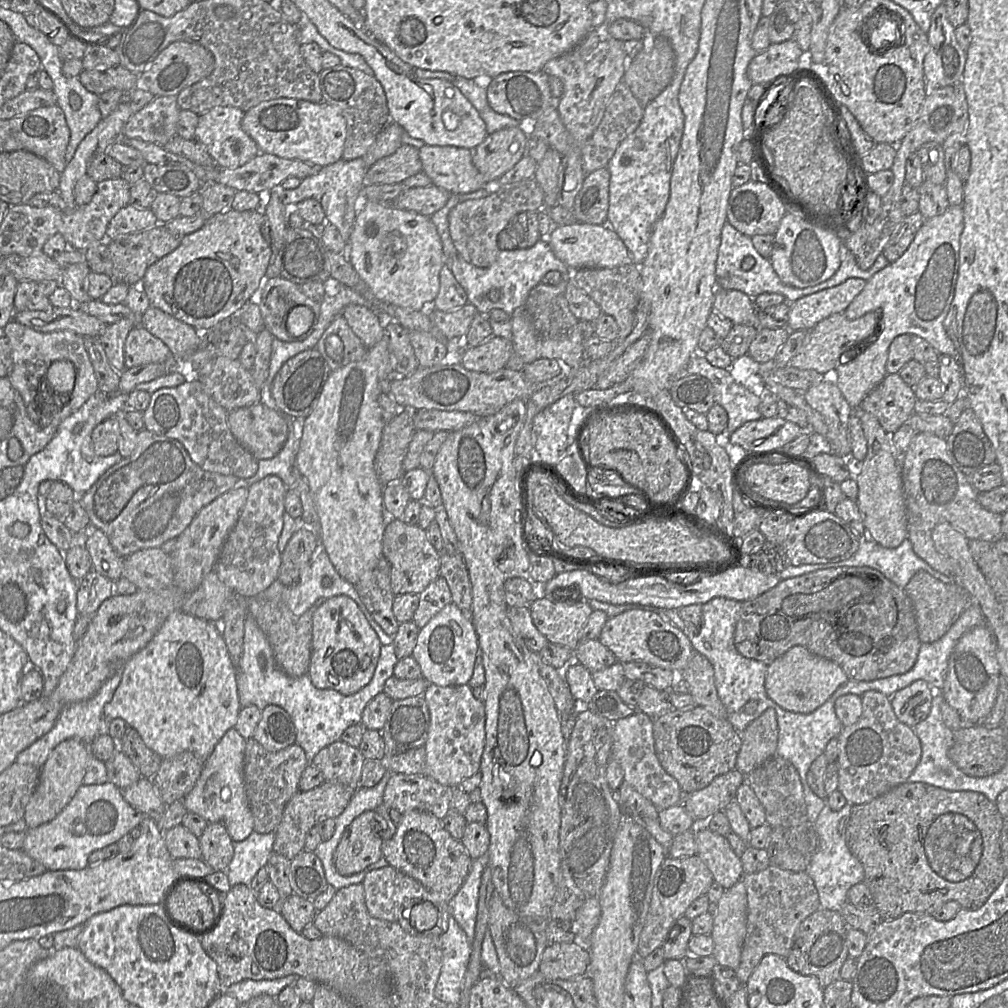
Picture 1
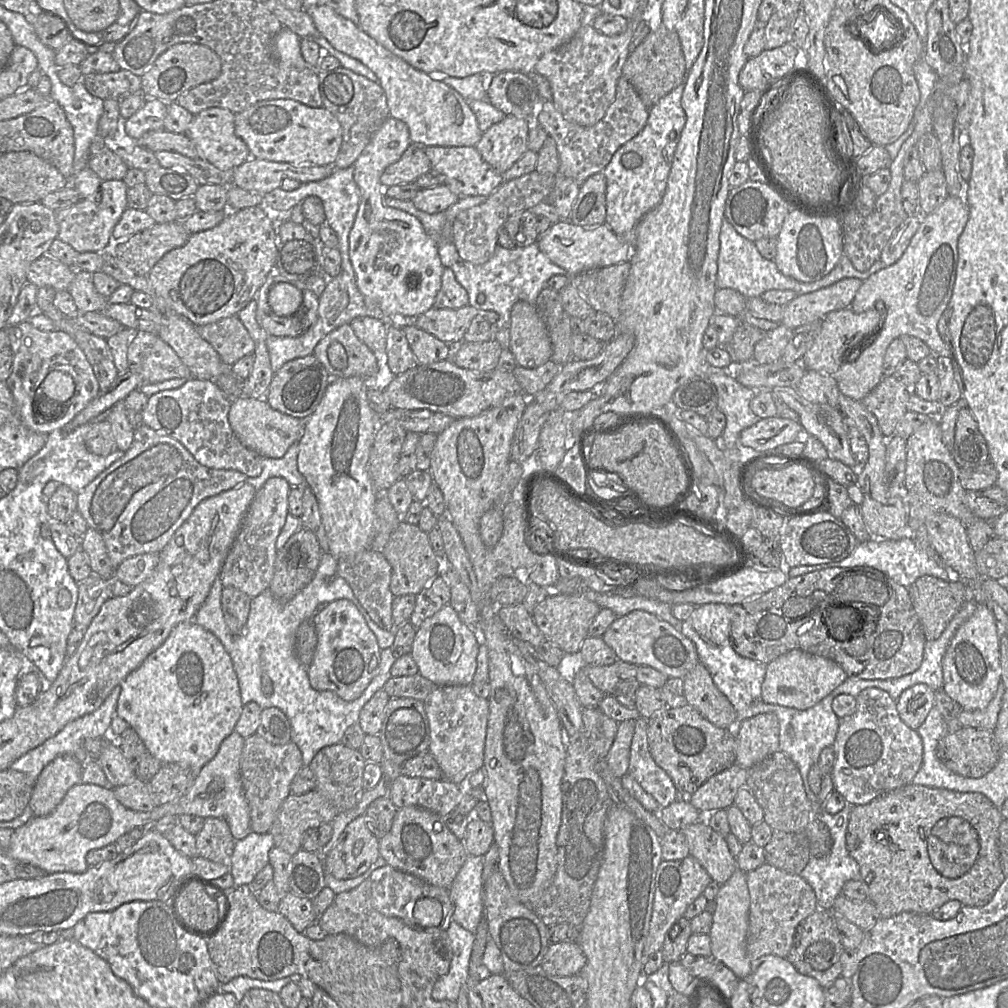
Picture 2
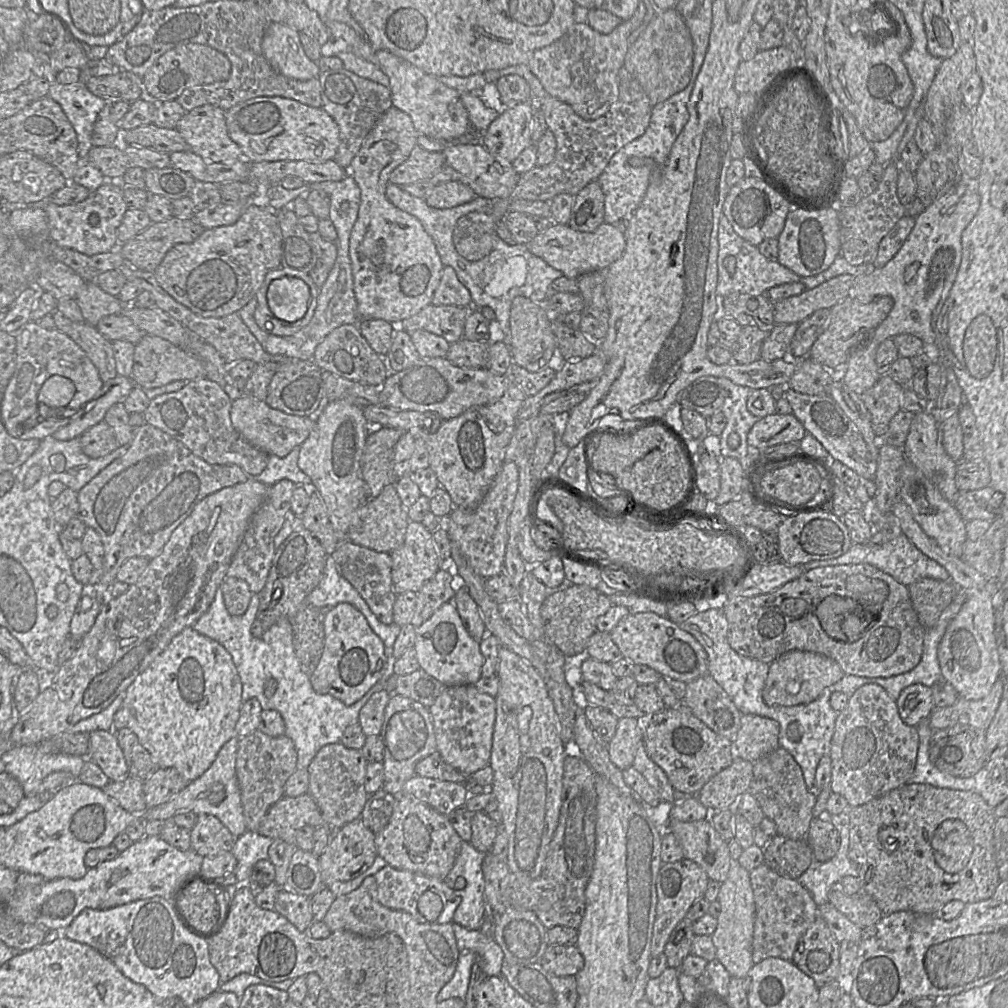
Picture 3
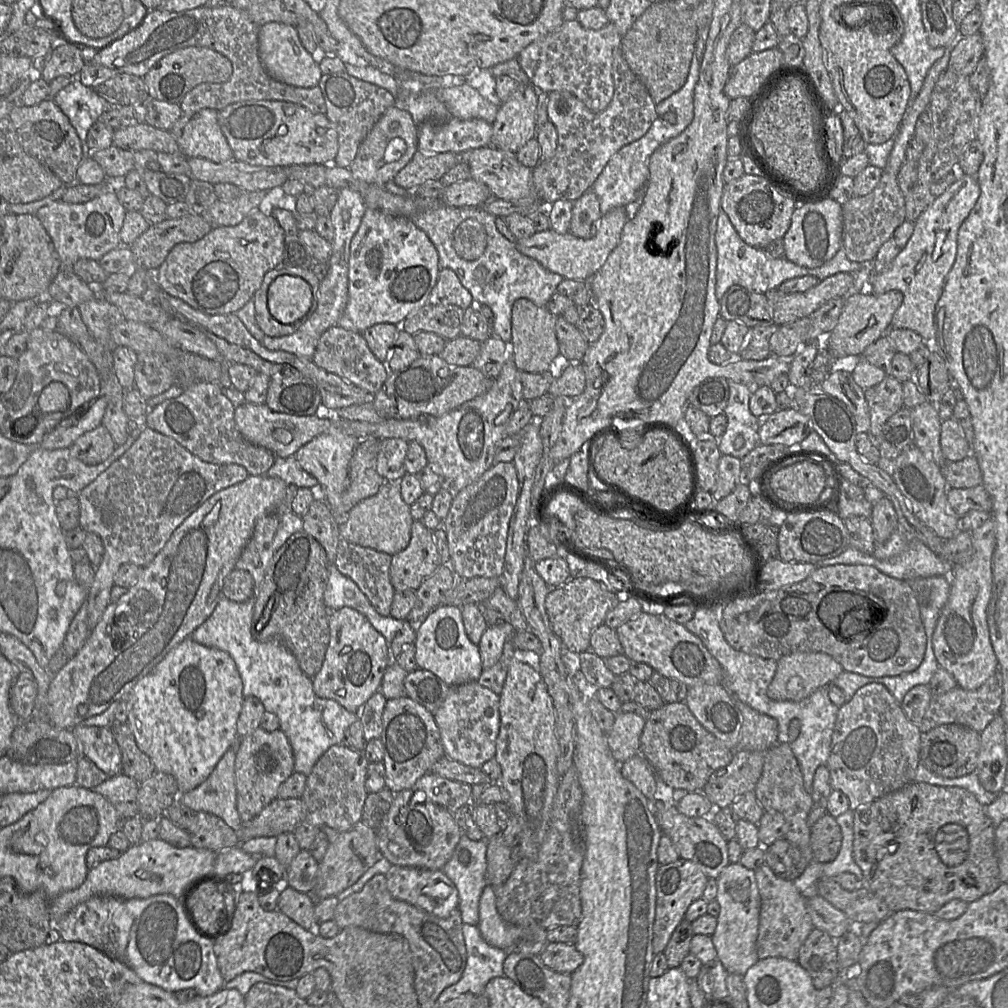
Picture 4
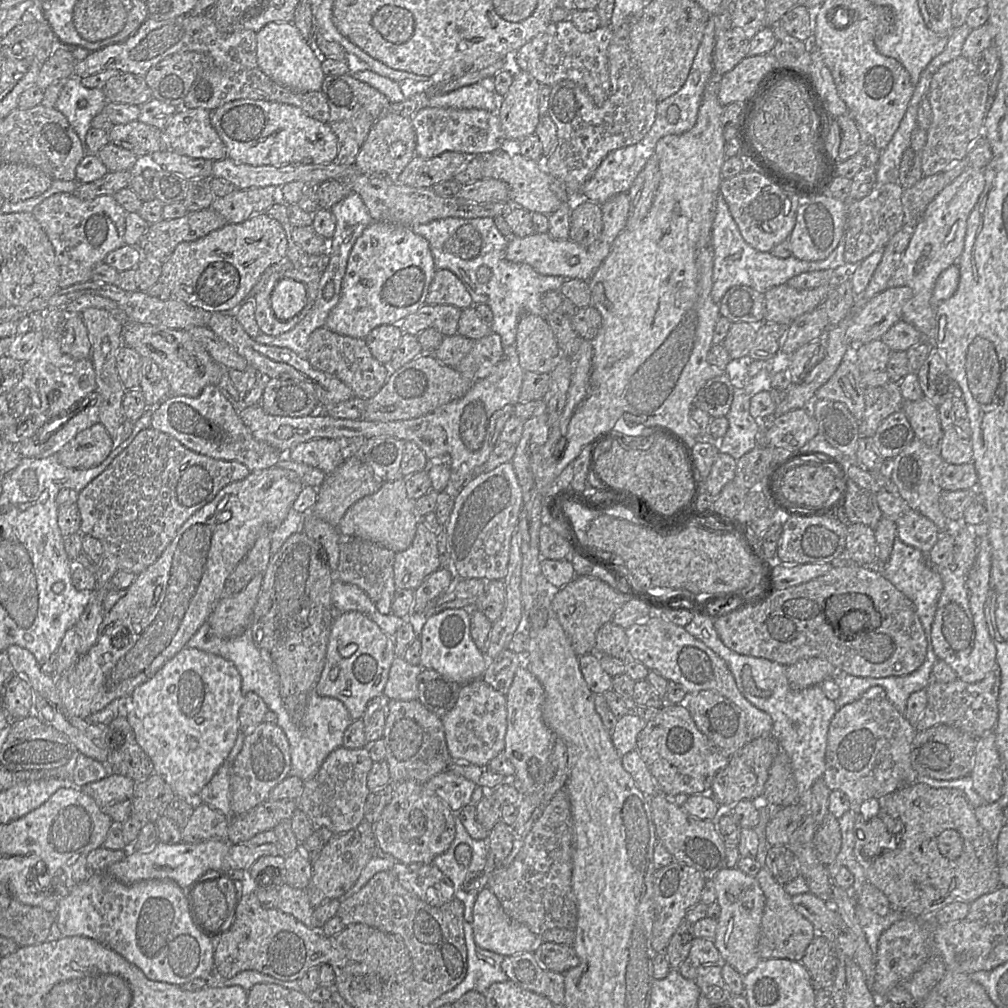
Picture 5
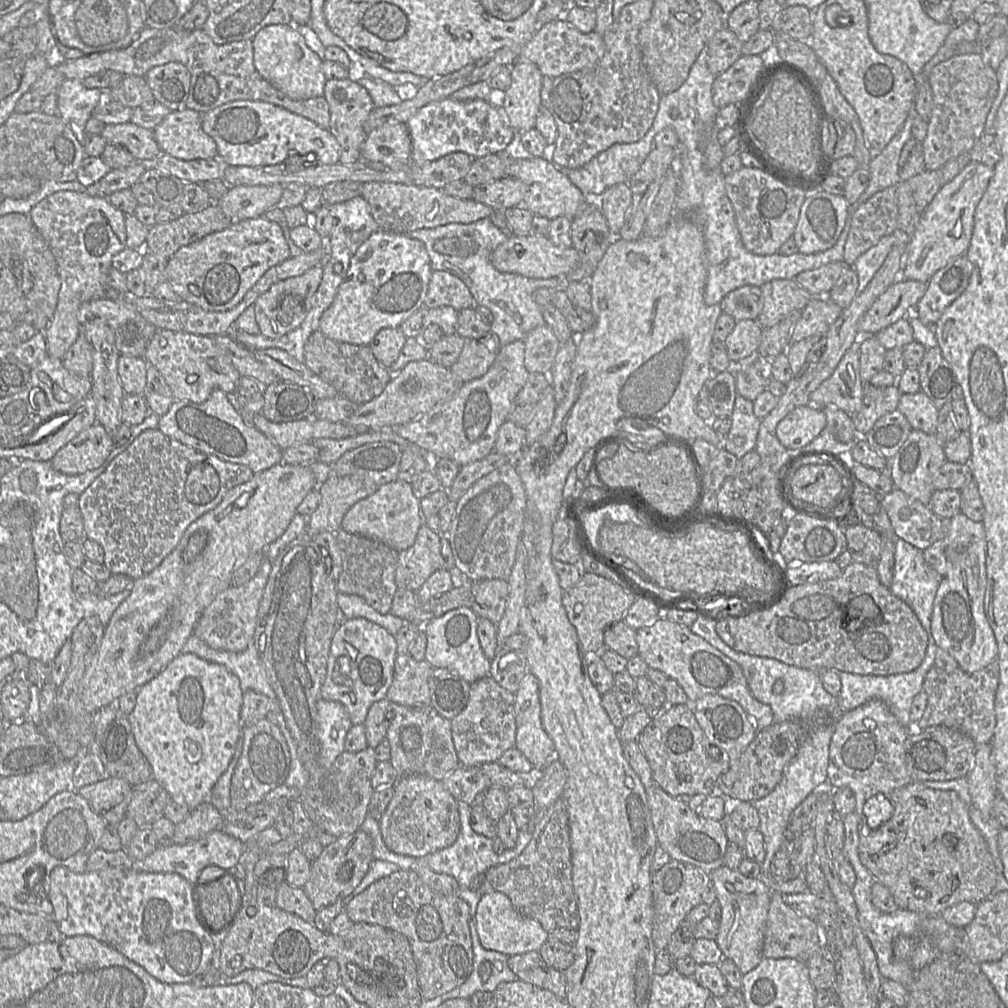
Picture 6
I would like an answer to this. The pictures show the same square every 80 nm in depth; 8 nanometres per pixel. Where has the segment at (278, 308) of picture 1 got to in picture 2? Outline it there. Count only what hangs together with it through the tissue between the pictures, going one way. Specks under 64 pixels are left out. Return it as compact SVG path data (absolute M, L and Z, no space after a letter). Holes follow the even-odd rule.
M275 271L267 276L255 300L257 303L256 320L269 336L296 337L305 333L317 320L319 297L306 287L304 281L287 279ZM279 282L290 282L303 293L300 309L288 317L277 316L269 306L269 292Z

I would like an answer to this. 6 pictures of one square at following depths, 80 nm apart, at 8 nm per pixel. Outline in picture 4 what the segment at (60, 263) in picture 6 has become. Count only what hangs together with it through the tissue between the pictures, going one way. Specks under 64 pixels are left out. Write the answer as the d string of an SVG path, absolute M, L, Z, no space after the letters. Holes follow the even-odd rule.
M108 190L85 203L54 201L40 208L36 217L51 238L62 268L72 271L72 266L77 260L84 258L98 261L107 252L121 245L119 232L125 213L116 190Z

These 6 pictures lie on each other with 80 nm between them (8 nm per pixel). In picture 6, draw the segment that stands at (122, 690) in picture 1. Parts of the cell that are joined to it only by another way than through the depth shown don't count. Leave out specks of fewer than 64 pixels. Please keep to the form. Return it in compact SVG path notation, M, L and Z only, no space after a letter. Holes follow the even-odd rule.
M179 654L168 664L155 678L144 684L137 690L136 703L132 712L127 716L131 725L132 733L138 749L147 759L152 769L152 779L157 781L169 794L170 799L185 805L190 810L195 809L203 802L208 802L212 788L219 777L227 769L235 748L242 733L242 723L240 711L243 703L243 692L240 688L240 681L237 676L231 673L225 666L213 662L208 662L195 654Z

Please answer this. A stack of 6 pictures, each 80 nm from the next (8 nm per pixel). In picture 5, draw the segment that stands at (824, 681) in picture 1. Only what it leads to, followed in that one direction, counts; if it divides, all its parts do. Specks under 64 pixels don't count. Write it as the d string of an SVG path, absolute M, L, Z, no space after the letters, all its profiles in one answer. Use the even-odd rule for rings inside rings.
M817 657L804 658L786 667L786 676L792 689L803 690L820 684L837 672L827 660Z

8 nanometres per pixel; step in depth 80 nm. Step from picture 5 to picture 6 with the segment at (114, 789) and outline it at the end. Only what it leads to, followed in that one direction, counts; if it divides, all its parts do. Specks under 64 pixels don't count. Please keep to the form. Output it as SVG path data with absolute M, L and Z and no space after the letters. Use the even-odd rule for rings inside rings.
M108 777L76 791L107 825L117 826L126 817L132 786L125 780Z

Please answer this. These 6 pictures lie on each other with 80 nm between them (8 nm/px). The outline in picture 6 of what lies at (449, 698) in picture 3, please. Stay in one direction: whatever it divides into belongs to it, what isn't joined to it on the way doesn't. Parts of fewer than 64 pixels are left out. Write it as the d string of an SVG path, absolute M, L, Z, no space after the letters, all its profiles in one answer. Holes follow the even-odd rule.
M489 675L470 684L465 708L451 722L451 736L457 758L464 767L497 762L502 754L515 747L515 694L501 687Z

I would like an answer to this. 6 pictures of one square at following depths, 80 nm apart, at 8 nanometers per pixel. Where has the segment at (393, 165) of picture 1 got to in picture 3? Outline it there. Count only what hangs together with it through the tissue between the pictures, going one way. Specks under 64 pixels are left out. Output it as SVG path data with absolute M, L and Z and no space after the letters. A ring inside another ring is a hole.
M417 144L409 157L392 171L389 183L405 186L414 182L428 181L444 165L443 152L430 152Z

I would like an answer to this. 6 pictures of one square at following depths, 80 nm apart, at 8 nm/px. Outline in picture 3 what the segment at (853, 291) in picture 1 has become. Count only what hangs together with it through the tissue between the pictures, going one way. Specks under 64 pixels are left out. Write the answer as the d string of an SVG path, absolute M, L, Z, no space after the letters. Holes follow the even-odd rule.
M849 274L839 275L797 296L773 303L775 324L799 324L817 310L832 308L848 297L855 279Z

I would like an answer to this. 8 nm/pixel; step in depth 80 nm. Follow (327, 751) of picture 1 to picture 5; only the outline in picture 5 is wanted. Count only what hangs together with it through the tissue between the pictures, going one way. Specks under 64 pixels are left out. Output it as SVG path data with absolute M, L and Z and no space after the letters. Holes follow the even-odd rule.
M341 746L333 750L318 771L304 781L298 805L314 829L327 828L334 834L342 834L356 828L364 821L364 808L370 793L367 777L372 764L367 747L348 749Z

